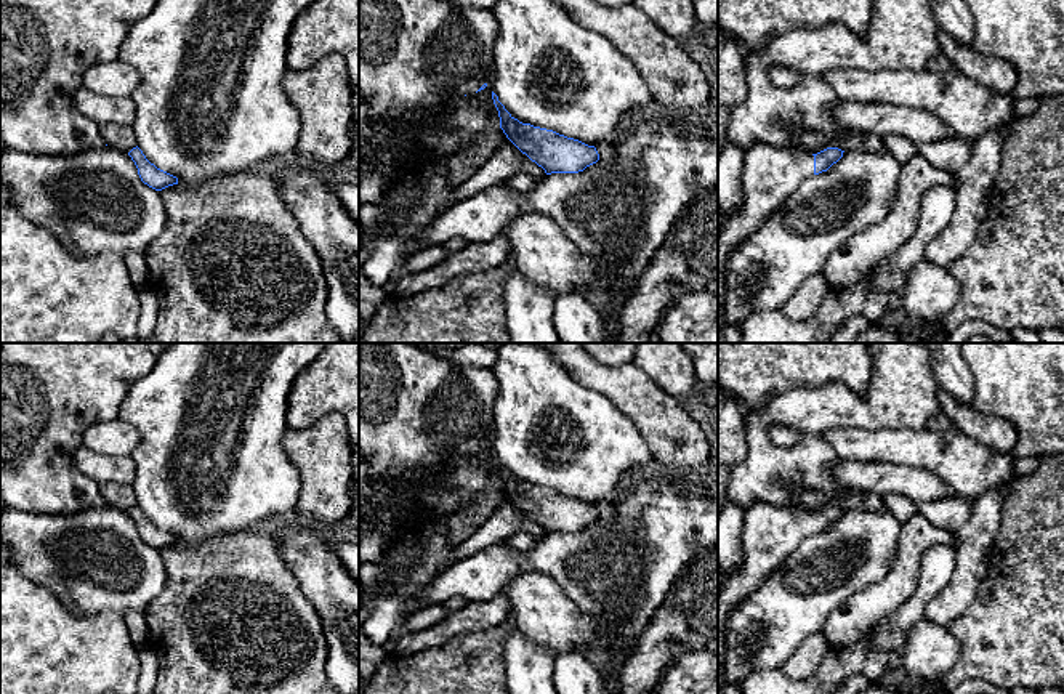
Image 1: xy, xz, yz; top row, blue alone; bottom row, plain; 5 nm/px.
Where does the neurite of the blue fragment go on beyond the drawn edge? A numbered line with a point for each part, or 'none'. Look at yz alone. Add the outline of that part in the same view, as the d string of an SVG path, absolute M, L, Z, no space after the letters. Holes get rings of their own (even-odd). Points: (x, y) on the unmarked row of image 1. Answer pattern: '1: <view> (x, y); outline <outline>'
1: yz (771, 532); outline M755 503L744 511L744 561L732 574L718 571L718 694L740 694L740 686L729 683L724 673L729 612L812 534L814 514L806 508Z

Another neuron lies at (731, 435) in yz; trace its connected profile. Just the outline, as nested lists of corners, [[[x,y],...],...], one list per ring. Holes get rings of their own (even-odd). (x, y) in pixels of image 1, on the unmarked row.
[[[718,388],[718,465],[734,466],[747,457],[744,409]]]

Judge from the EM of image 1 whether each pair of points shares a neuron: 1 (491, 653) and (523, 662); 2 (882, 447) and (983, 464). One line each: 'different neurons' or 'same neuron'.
1: different neurons
2: same neuron

